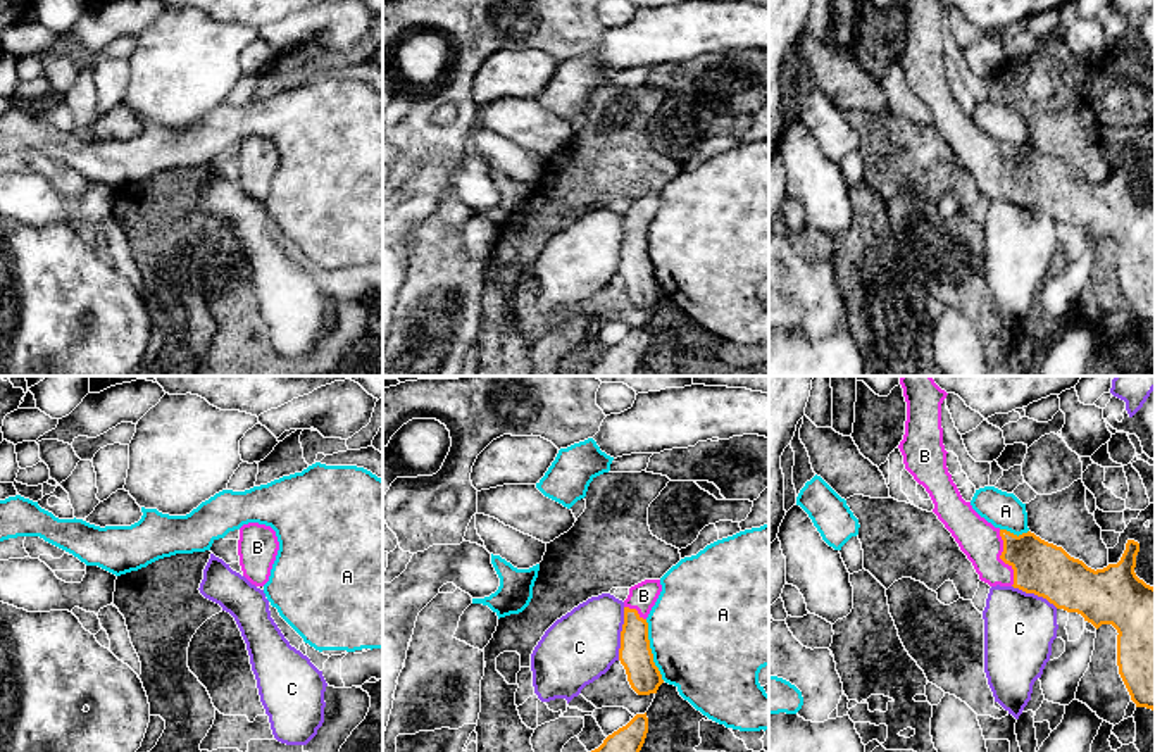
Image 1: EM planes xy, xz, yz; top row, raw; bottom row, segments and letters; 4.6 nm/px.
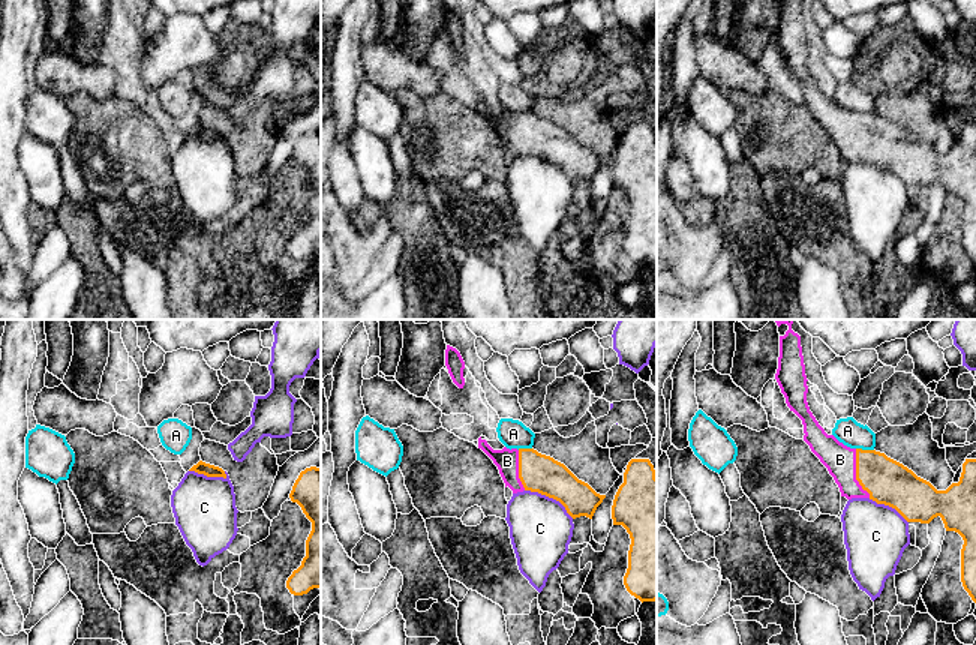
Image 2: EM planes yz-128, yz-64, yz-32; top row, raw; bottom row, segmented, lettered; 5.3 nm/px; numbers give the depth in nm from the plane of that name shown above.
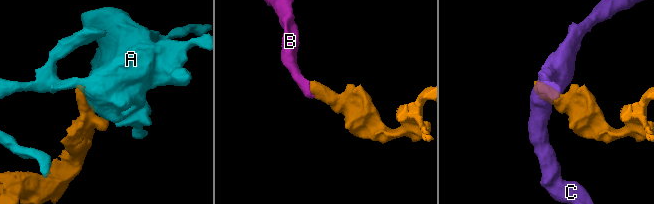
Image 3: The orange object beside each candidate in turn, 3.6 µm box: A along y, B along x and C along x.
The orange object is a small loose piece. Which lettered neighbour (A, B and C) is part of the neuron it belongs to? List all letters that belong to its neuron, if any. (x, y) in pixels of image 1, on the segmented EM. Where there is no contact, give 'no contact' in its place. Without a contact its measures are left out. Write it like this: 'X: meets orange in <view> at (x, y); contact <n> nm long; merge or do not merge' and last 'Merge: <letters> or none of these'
A: meets orange in xz at (650, 651); contact 300 nm long; do not merge
B: meets orange in yz at (1000, 557); contact 280 nm long; merge
C: meets orange in xz at (621, 633); contact 260 nm long; do not merge
Merge: B

